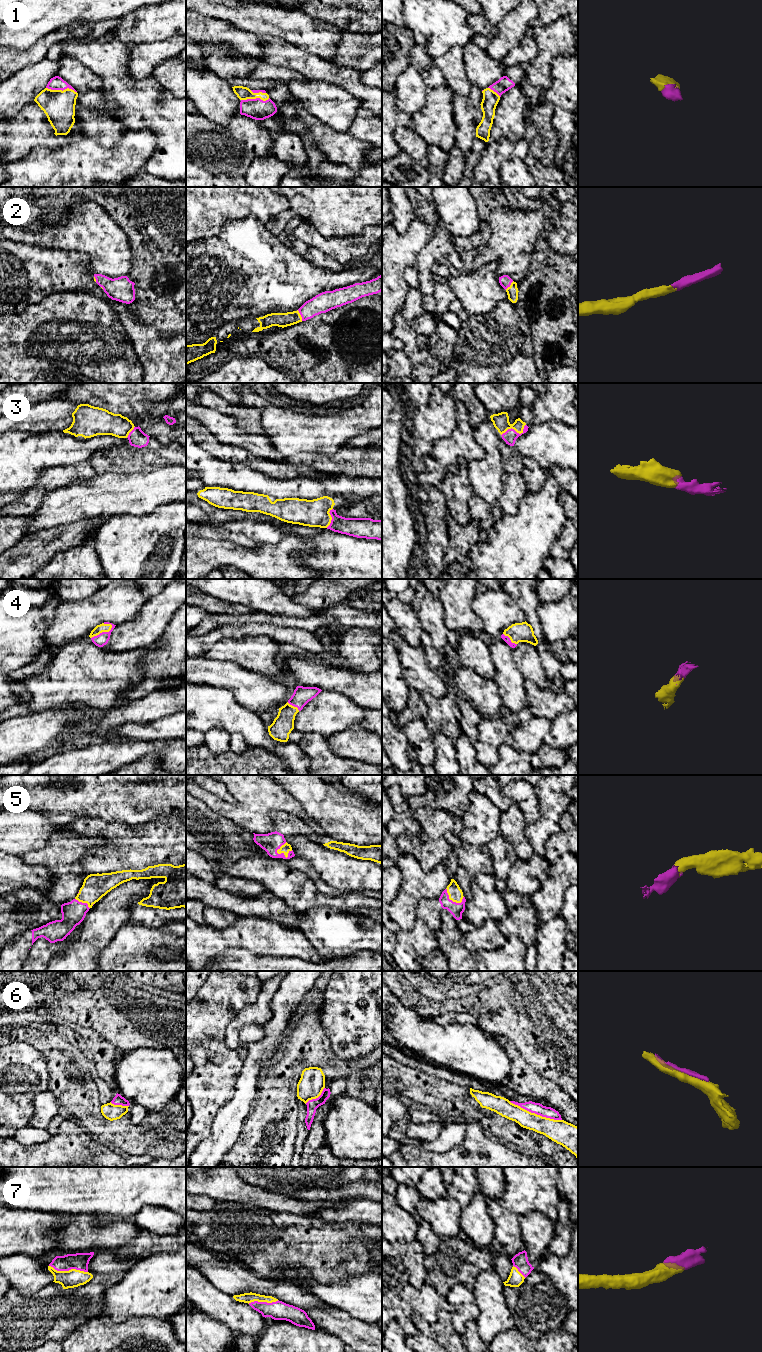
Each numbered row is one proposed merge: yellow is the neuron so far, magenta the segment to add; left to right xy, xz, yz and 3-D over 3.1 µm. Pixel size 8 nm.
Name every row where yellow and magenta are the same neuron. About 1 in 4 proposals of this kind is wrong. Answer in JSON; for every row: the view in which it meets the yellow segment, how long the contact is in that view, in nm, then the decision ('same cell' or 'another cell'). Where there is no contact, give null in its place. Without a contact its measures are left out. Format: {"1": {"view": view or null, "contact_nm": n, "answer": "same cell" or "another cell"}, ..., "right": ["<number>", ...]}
{"1": {"view": "xy", "contact_nm": 260, "answer": "same cell"}, "2": {"view": "xz", "contact_nm": 100, "answer": "same cell"}, "3": {"view": "yz", "contact_nm": 220, "answer": "same cell"}, "4": {"view": "xy", "contact_nm": 200, "answer": "same cell"}, "5": {"view": "xz", "contact_nm": 140, "answer": "same cell"}, "6": {"view": "yz", "contact_nm": 460, "answer": "another cell"}, "7": {"view": "xy", "contact_nm": 320, "answer": "same cell"}, "right": ["1", "2", "3", "4", "5", "7"]}

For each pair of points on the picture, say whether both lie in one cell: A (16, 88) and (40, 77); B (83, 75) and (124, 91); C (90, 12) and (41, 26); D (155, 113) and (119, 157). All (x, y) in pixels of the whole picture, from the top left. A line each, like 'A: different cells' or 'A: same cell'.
A: same cell
B: different cells
C: same cell
D: different cells

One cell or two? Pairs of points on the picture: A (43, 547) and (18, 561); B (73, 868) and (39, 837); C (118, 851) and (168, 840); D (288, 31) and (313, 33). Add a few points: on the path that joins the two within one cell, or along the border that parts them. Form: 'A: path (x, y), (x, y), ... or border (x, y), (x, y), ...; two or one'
A: path (37, 549), (24, 559); one
B: border (68, 833), (55, 833), (42, 848), (25, 853); two
C: path (130, 847), (156, 842); one
D: path (294, 31), (304, 31), (307, 33); one

